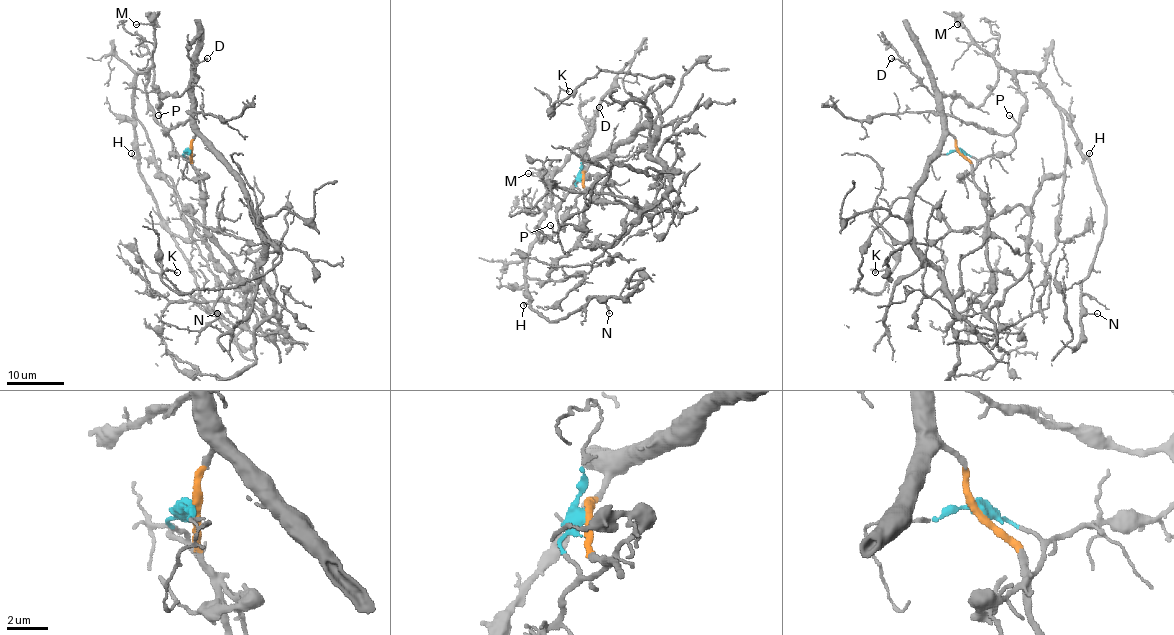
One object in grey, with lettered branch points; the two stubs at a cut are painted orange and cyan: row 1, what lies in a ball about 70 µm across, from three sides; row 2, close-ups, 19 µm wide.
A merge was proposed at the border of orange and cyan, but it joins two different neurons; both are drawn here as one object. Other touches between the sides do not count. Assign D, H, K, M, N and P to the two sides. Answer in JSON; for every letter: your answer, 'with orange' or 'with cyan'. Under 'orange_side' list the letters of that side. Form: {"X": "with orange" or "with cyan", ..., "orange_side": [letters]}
{"D": "with cyan", "H": "with cyan", "K": "with orange", "M": "with cyan", "N": "with cyan", "P": "with cyan", "orange_side": ["K"]}

